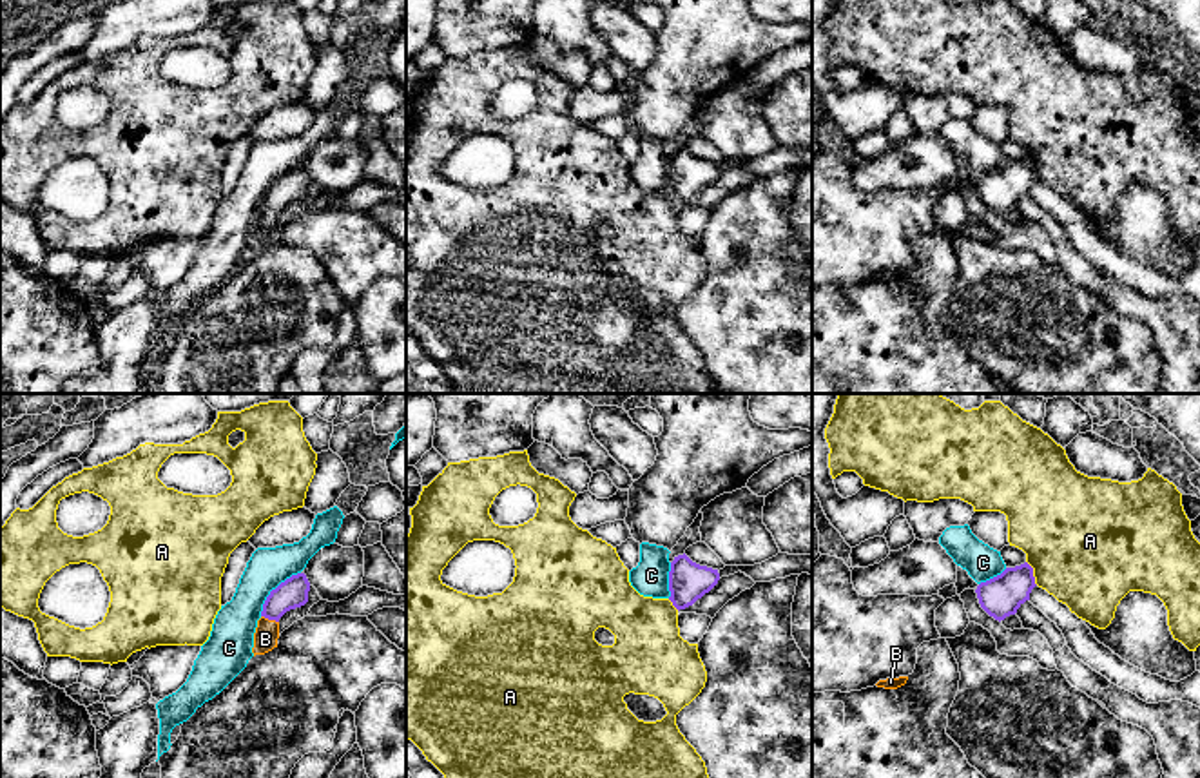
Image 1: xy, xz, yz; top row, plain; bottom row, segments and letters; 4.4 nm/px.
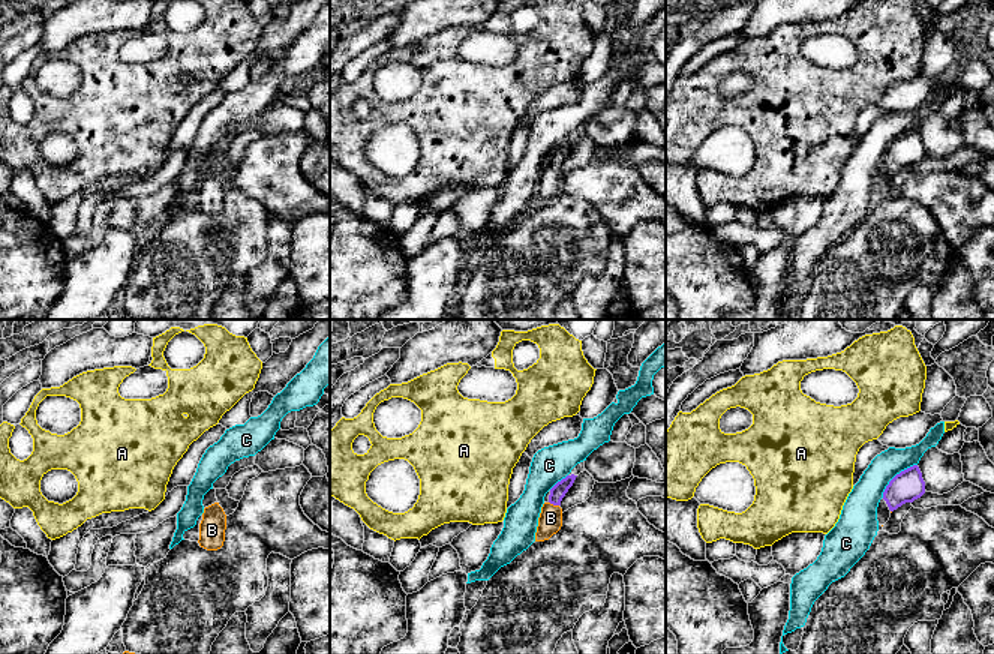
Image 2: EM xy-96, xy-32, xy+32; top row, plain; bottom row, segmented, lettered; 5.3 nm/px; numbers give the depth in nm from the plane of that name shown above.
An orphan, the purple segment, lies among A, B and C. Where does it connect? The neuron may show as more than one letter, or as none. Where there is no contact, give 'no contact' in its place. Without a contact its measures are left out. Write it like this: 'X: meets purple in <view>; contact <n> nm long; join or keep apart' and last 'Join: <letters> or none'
A: meets purple in yz; contact 120 nm long; keep apart
B: meets purple in xy; contact 90 nm long; join
C: meets purple in xy; contact 260 nm long; keep apart
Join: B

